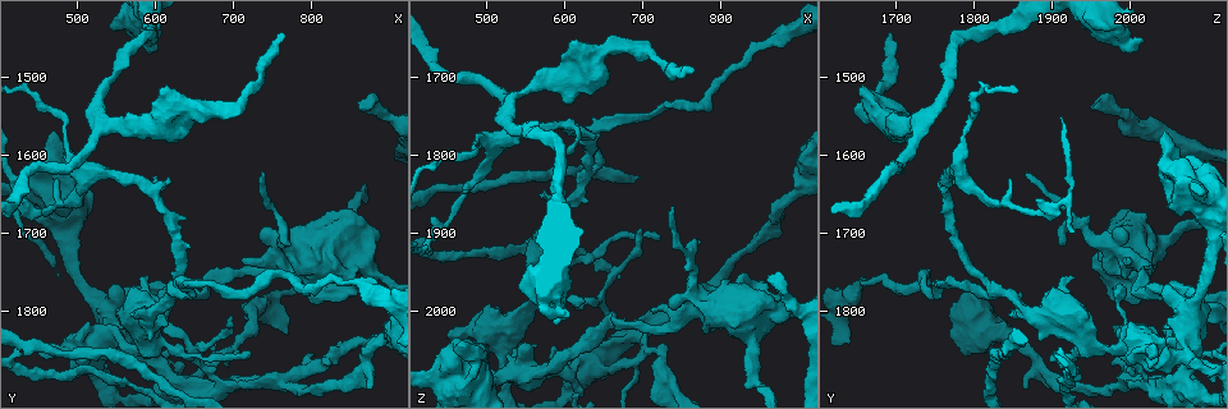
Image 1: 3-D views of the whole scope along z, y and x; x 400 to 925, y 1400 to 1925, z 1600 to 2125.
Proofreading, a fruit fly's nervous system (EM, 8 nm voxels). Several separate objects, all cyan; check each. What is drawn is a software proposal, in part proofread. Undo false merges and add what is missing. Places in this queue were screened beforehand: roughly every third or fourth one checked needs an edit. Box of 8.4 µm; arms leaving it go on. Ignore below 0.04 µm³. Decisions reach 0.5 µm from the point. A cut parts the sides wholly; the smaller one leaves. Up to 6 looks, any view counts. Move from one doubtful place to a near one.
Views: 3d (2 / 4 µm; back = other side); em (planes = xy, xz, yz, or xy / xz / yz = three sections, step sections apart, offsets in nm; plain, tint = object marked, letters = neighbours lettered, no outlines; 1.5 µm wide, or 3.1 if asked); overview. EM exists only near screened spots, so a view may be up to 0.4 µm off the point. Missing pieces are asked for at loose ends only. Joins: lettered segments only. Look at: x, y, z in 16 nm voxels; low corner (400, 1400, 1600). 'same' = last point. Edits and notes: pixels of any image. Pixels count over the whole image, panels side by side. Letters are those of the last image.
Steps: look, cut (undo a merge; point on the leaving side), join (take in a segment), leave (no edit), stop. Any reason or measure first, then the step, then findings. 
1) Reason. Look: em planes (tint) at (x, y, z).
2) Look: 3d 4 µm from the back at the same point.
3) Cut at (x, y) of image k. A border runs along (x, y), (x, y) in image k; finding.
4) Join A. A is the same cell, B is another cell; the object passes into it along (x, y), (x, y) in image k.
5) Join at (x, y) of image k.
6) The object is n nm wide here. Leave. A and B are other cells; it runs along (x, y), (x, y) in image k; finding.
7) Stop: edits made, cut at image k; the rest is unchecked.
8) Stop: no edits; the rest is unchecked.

Branch stops here. Look: em xy step 8 (tint) at (865, 1540, 1950).

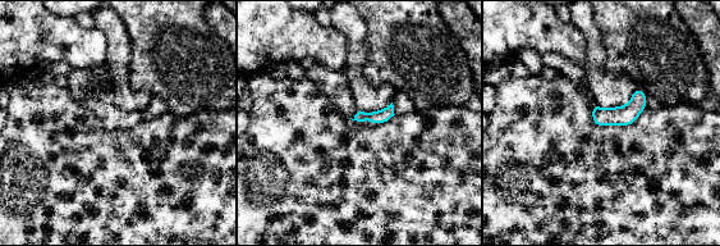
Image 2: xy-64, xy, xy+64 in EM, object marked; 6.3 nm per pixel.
Look: em planes (letters) at the same point.

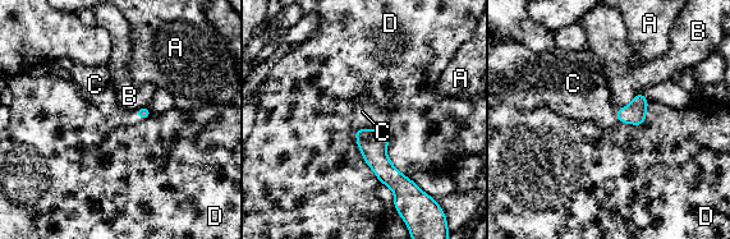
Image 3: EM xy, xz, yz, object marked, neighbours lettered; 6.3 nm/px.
Join C. C is the same cell, A, B and D are other cells; the object passes into it along (634, 113), (616, 114), (583, 93) in image 3; the neuron continues.

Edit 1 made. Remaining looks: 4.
Look: overview.

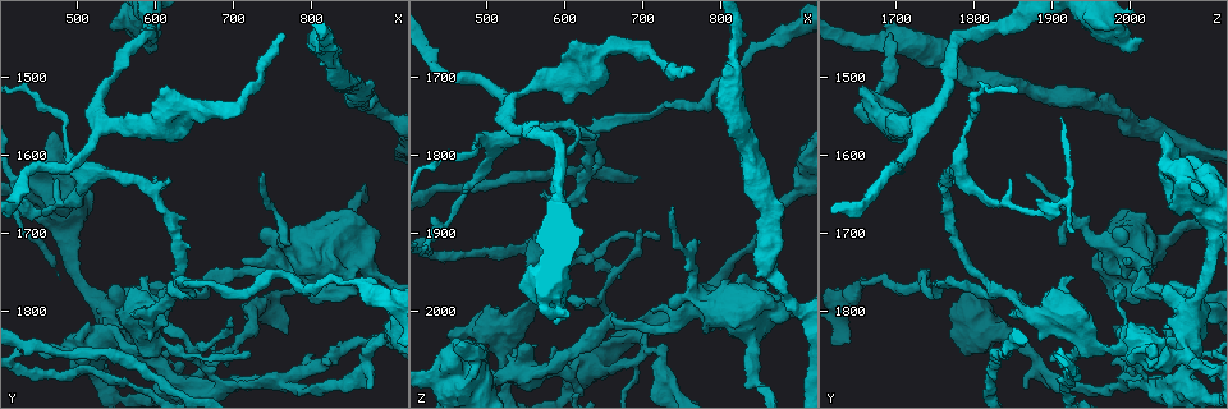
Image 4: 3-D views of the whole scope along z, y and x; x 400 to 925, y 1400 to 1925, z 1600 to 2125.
Abrupt turn. Look: em yz step 8 (tint) at (720, 1800, 2070).

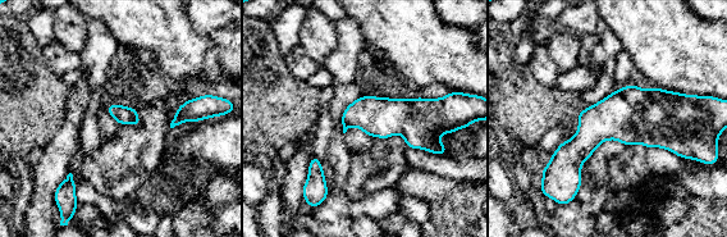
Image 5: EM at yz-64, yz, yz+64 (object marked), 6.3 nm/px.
Another direction. Look: em planes (tint) at the same point.

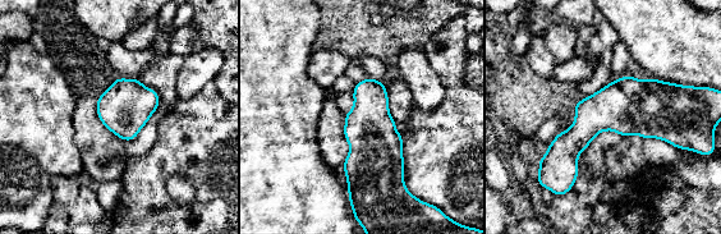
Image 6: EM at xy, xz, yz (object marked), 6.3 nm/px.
Look: em planes (letters) at the same point.

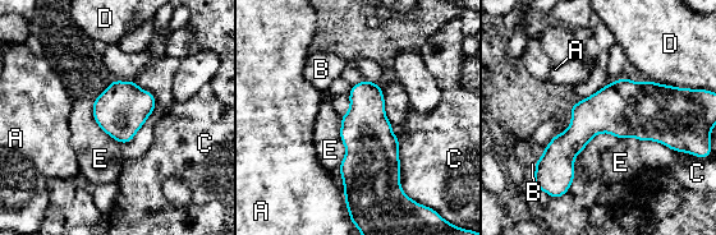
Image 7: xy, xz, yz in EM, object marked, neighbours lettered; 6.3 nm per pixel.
The object is 320 nm wide here. Leave. A, B, C, D and E are other cells; continuous, no second neuron.

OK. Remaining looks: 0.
Stop: edits made, join at image 3; the rest is unchecked.

